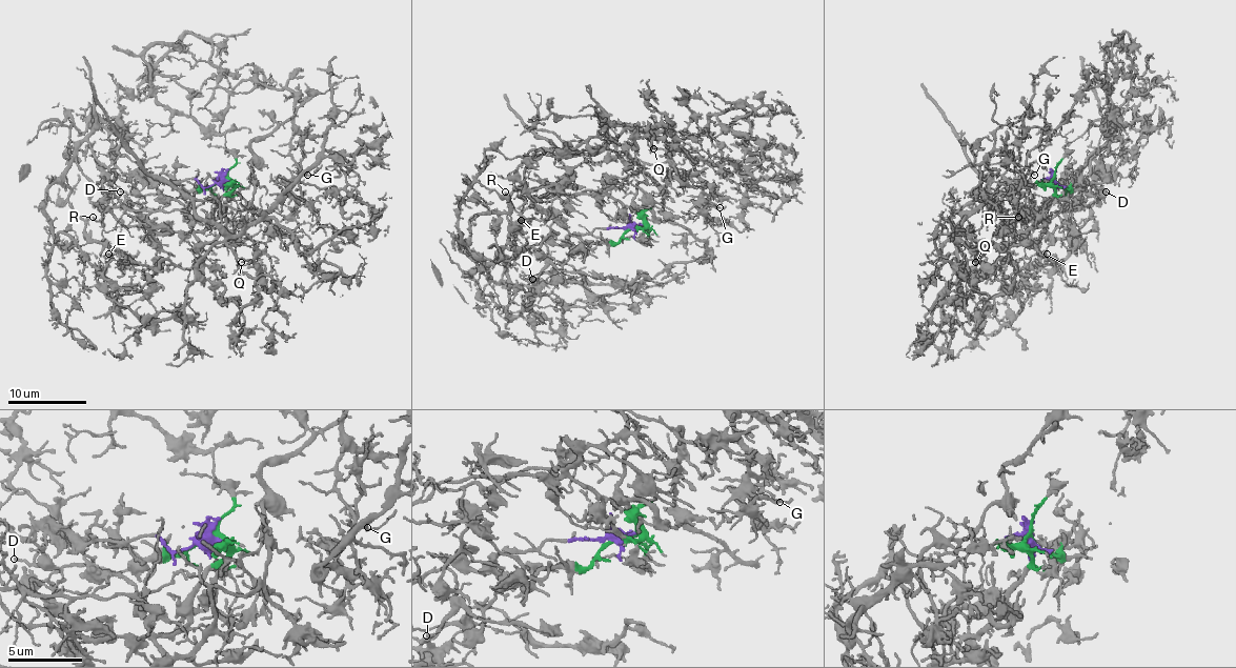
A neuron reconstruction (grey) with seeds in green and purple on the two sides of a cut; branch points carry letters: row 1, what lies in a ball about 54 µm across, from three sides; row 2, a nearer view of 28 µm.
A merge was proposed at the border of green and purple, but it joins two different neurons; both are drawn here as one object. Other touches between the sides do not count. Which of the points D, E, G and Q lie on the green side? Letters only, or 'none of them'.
G, Q

